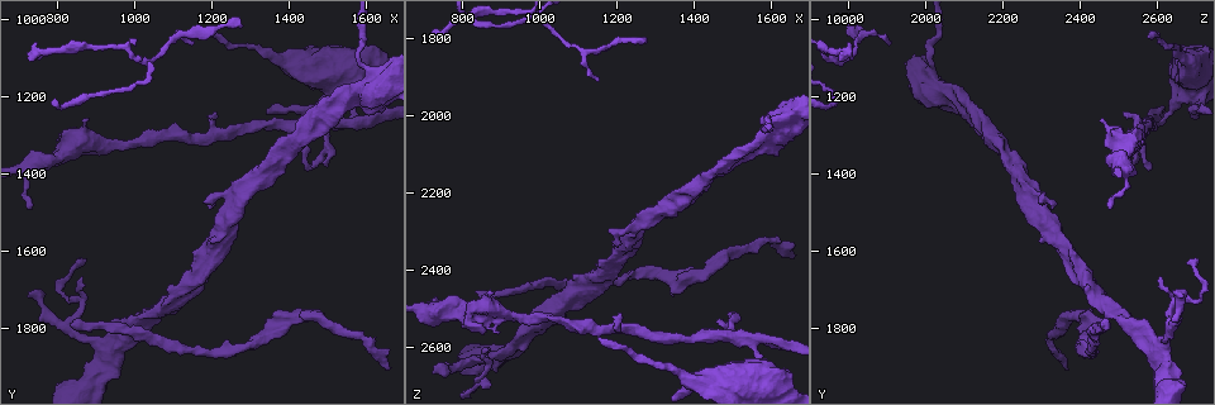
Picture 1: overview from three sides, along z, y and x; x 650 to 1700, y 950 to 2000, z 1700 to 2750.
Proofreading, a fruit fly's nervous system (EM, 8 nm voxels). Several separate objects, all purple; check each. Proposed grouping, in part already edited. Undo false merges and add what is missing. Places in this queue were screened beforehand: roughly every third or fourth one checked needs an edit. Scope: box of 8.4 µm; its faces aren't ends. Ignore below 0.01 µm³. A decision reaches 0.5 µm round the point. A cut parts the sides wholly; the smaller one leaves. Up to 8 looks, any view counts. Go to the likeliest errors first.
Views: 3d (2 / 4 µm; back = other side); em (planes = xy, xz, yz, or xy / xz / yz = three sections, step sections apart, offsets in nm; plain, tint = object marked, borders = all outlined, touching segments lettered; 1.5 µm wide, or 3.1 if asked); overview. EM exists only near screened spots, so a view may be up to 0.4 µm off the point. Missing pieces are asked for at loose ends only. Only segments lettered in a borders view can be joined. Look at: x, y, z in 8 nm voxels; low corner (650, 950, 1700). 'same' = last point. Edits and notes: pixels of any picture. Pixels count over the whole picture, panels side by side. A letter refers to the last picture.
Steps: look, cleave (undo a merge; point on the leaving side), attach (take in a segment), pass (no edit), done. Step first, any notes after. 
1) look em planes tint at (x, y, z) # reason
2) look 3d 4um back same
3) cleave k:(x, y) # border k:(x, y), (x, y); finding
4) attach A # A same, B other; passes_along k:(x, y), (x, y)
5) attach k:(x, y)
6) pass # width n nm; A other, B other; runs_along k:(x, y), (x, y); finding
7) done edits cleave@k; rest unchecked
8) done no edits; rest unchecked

look 3d 4um at (1565, 1265, 2605) # sudden change in width

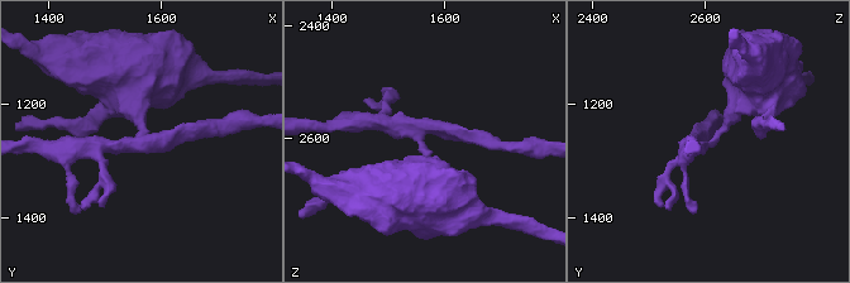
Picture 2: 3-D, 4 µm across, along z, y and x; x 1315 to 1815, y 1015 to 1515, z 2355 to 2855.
look em yz step 4 borders at (1560, 1270, 2600)

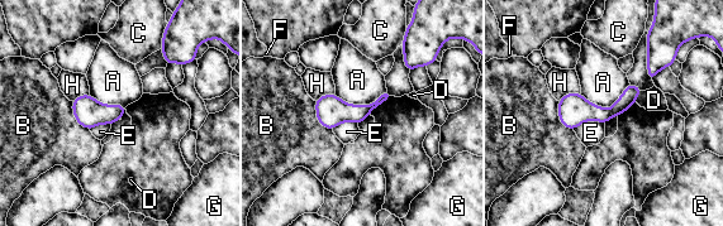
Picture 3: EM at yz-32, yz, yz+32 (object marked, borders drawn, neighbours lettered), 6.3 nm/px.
cleave 3:(331, 110) # A other, B other, C other, D other, E other, F other, G other, H other; border 3:(367, 106), (370, 111); a second neuron is stuck on

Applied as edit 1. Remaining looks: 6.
look 3d 2um at (750, 1065, 1800) # free end

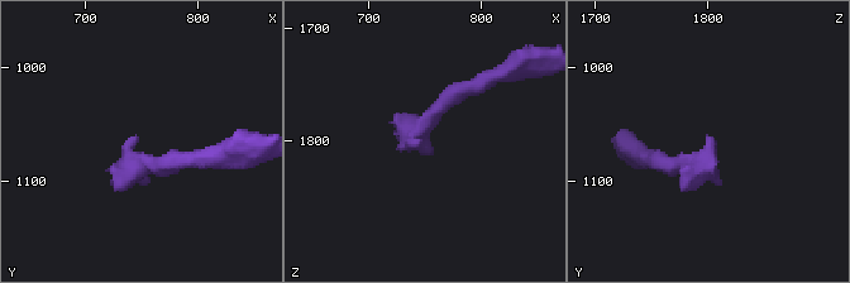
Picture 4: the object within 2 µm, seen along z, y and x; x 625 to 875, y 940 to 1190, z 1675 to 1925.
look em planes borders at (750, 1064, 1796)

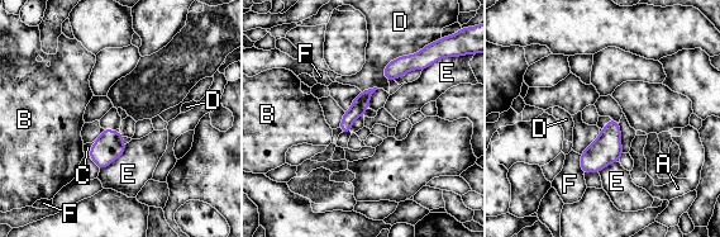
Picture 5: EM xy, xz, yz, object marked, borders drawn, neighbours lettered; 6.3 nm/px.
attach 5:(87, 147) # A other, B other, C same, D other, E other, F other; passes_along 5:(110, 146), (93, 148), (87, 147); it goes on there

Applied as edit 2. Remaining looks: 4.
look overview # see it whole again

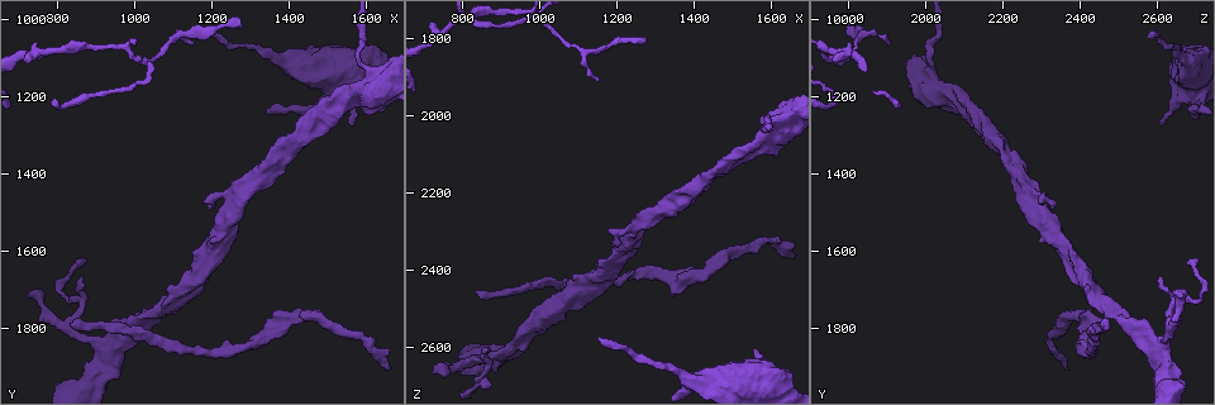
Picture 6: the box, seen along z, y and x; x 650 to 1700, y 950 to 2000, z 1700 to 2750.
look em planes plain at (720, 1725, 2670) # branch stops here

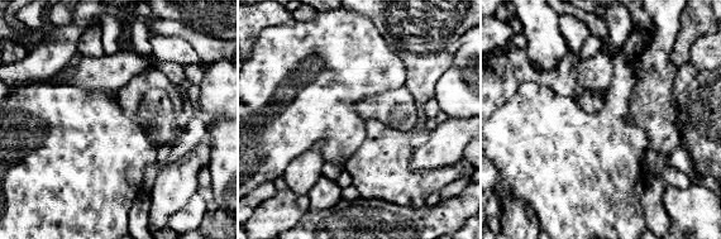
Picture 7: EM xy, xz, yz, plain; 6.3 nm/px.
look em planes borders same # see the neighbours

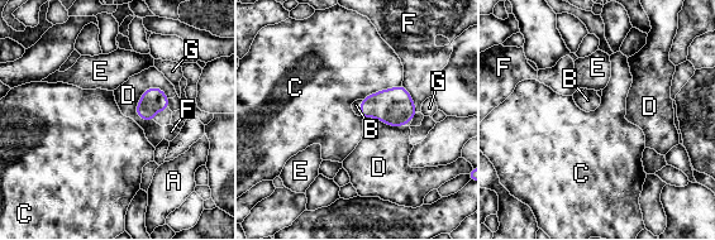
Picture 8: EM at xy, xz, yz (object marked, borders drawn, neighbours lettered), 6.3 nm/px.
attach 8:(356, 105) # A other, B same, C other, D other, E other, F other, G other; passes_along 8:(394, 106), (360, 108), (356, 105); it goes on there

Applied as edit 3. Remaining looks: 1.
done edits cleave@3, attach@5, attach@8; rest unchecked

